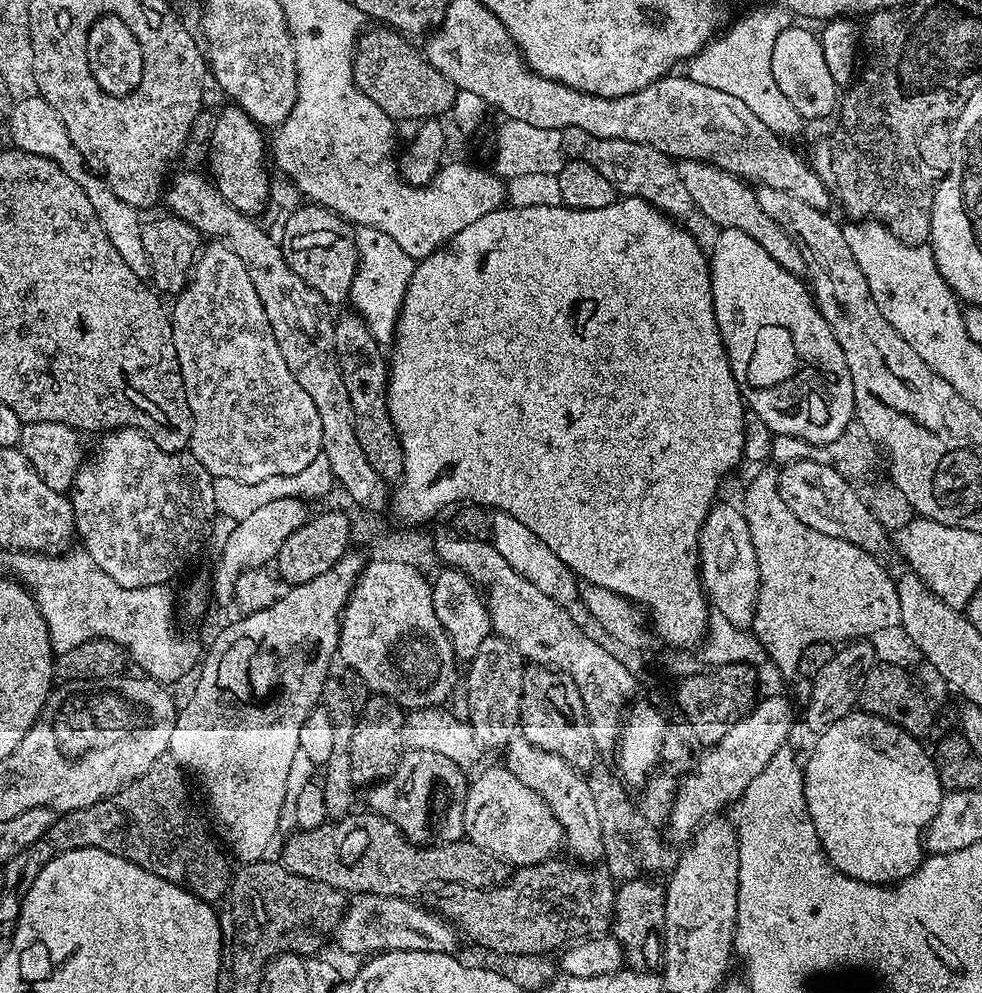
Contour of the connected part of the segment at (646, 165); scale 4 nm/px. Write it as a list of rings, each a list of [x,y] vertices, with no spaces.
[[[581,128],[563,129],[561,138],[564,151],[569,157],[590,162],[590,166],[594,166],[594,170],[598,170],[602,178],[616,185],[616,191],[621,197],[642,198],[655,206],[659,212],[672,218],[681,218],[680,216],[686,215],[688,211],[693,211],[694,205],[689,191],[682,183],[677,161],[665,152],[659,152],[657,148],[638,142],[594,138],[594,134],[586,134],[586,130]]]

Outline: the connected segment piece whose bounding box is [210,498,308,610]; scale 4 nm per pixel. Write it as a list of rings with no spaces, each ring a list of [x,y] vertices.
[[[299,498],[271,500],[249,517],[235,523],[226,538],[220,558],[214,568],[216,581],[210,584],[213,603],[220,608],[236,608],[236,585],[242,573],[269,565],[290,534],[308,519],[305,503]]]

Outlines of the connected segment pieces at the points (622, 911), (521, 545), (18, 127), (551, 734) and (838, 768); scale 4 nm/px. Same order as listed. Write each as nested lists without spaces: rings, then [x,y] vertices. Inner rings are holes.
[[[628,880],[621,883],[614,898],[611,935],[624,951],[624,964],[633,972],[659,969],[664,954],[664,888],[652,880]]]
[[[493,511],[490,519],[492,521],[490,542],[496,547],[498,554],[502,554],[502,558],[506,558],[506,562],[510,562],[513,570],[522,578],[526,578],[526,582],[538,586],[538,590],[542,590],[542,594],[554,598],[554,602],[565,606],[577,603],[577,577],[564,564],[562,558],[558,554],[554,554],[554,550],[550,550],[550,546],[546,546],[546,542],[542,542],[542,538],[538,538],[538,534],[534,534],[534,530],[522,526],[522,522],[518,522],[518,518],[505,512]]]
[[[38,94],[31,95],[25,100],[17,99],[13,103],[11,114],[6,117],[8,132],[12,135],[11,143],[15,147],[21,148],[23,152],[50,158],[59,168],[66,170],[66,174],[70,174],[70,178],[74,178],[78,182],[78,186],[82,186],[82,190],[86,190],[86,198],[90,198],[90,206],[94,206],[94,210],[102,222],[102,230],[106,230],[106,238],[110,238],[110,242],[114,242],[114,246],[118,246],[118,254],[122,254],[122,262],[126,262],[126,266],[130,266],[130,270],[134,270],[134,274],[145,278],[151,277],[152,271],[148,265],[146,250],[142,246],[141,213],[126,202],[122,202],[122,198],[118,198],[118,194],[114,194],[114,190],[110,190],[104,177],[97,176],[88,167],[82,154],[78,154],[74,142],[70,142],[70,134],[66,134],[66,126],[62,126],[62,118],[58,118],[54,106],[50,106],[50,102],[46,102]]]
[[[528,664],[522,678],[524,696],[520,700],[519,731],[523,739],[545,748],[547,752],[566,758],[566,762],[577,766],[593,763],[592,735],[594,729],[584,715],[584,707],[578,694],[578,686],[566,674],[543,664]]]
[[[853,710],[847,716],[835,721],[824,731],[821,731],[815,738],[816,745],[812,748],[812,757],[808,764],[803,765],[804,770],[804,797],[810,818],[814,822],[814,830],[818,834],[820,844],[824,848],[824,855],[832,865],[844,876],[849,876],[855,880],[861,880],[867,884],[898,884],[910,874],[914,874],[920,869],[920,865],[926,856],[924,847],[924,833],[928,824],[938,814],[938,806],[944,797],[945,788],[939,782],[938,770],[930,755],[929,749],[924,749],[919,739],[908,732],[903,732],[898,726],[891,724],[889,720],[884,720],[880,716],[871,716],[869,712]]]

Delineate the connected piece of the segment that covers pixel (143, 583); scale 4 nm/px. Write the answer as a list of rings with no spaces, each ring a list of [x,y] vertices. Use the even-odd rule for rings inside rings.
[[[117,428],[101,436],[104,437],[100,440],[100,449],[97,450],[96,457],[93,460],[91,457],[87,462],[81,464],[80,469],[72,477],[70,501],[74,522],[76,523],[76,536],[78,540],[84,543],[81,544],[83,551],[88,552],[93,562],[107,576],[114,578],[114,582],[118,582],[118,586],[123,588],[145,588],[146,586],[168,584],[183,570],[184,563],[195,554],[196,547],[199,546],[200,539],[203,538],[204,531],[208,528],[208,523],[211,522],[212,516],[215,517],[217,515],[214,488],[212,486],[214,477],[206,470],[206,466],[202,466],[202,462],[198,462],[198,458],[192,456],[191,451],[167,452],[162,450],[145,432],[139,432],[136,428]]]

